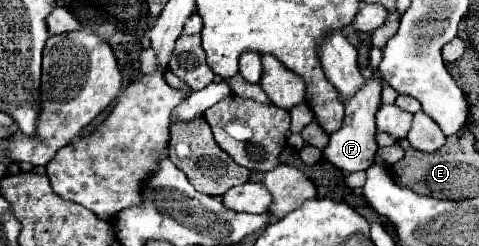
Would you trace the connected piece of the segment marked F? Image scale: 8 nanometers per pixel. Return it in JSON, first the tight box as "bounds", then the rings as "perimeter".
{"bounds":[323,74,383,172],"perimeter":[[[373,74],[371,78],[367,78],[365,86],[345,104],[345,122],[343,128],[337,130],[335,134],[331,134],[327,148],[323,150],[323,156],[337,166],[343,172],[359,172],[359,170],[367,170],[375,160],[375,152],[377,152],[377,142],[375,142],[375,134],[377,134],[377,126],[375,126],[375,112],[381,104],[381,86],[383,86],[383,78],[379,74]]]}

